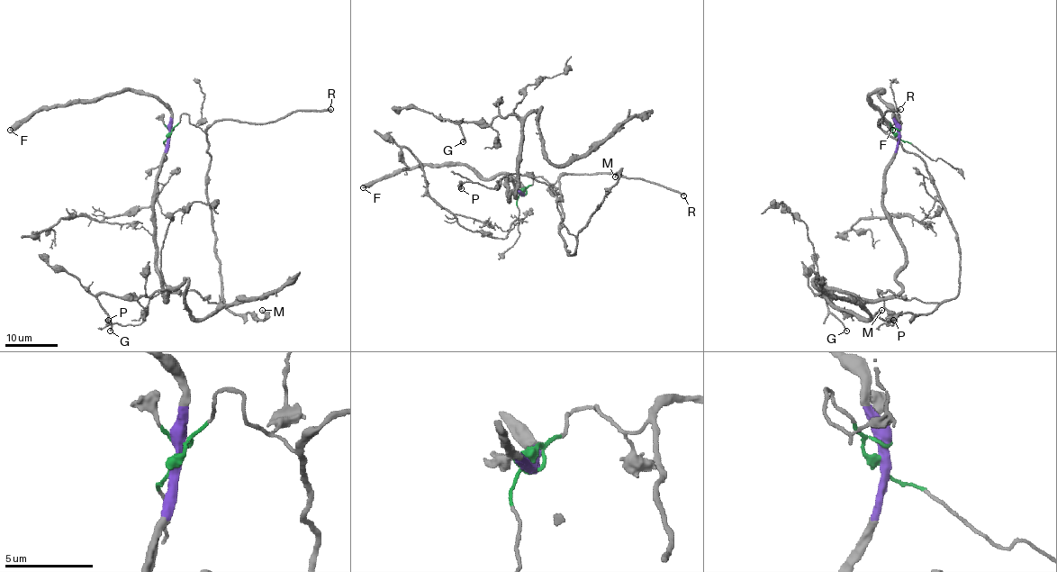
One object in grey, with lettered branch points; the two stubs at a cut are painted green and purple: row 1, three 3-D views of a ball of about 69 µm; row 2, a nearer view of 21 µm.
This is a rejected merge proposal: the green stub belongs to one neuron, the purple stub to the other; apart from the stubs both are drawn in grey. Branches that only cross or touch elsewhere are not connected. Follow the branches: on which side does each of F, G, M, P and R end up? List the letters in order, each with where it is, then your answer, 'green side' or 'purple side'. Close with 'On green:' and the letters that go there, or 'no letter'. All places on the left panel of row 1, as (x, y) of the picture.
F: at (10, 130); purple side
G: at (110, 331); purple side
M: at (262, 310); green side
P: at (108, 320); green side
R: at (330, 109); green side
On green: M, P, R

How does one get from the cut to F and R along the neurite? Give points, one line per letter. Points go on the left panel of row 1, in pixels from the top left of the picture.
F: (168, 134), (170, 111), (149, 94), (127, 90), (44, 106), (9, 130)
R: (168, 134), (182, 113), (203, 131), (219, 120), (263, 122), (297, 111), (330, 108)

